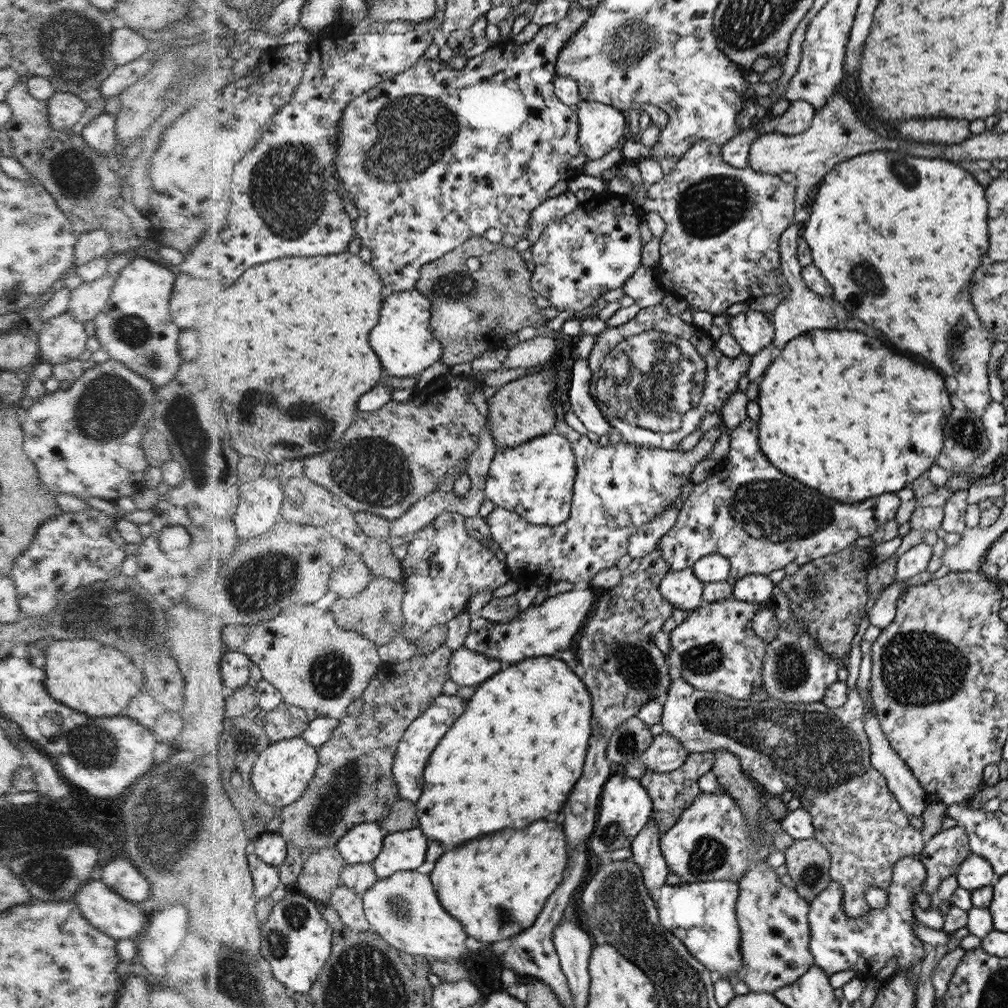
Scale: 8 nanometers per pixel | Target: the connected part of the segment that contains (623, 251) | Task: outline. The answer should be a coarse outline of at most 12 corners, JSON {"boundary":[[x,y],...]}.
{"boundary":[[618,197],[541,226],[531,287],[582,311],[640,266]]}

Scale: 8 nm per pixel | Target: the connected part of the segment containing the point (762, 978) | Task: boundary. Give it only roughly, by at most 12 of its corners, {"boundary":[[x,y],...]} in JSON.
{"boundary":[[765,862],[740,878],[743,968],[772,993],[815,960],[810,903]]}

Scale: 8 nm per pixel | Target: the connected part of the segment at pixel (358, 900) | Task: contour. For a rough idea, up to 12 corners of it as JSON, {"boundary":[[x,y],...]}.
{"boundary":[[343,885],[332,894],[347,926],[359,932],[373,928],[364,895]]}

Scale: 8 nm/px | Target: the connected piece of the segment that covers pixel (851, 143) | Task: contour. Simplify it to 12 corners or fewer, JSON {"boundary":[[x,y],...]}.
{"boundary":[[837,92],[804,132],[750,145],[748,167],[796,175],[795,206],[839,162],[896,150]]}

